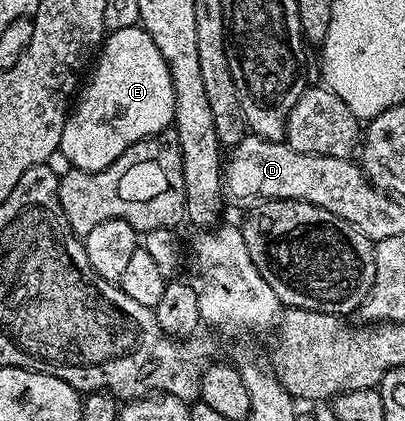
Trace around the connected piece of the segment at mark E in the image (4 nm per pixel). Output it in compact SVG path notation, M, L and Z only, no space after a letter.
M140 25L111 30L98 50L91 73L88 86L79 90L78 100L65 116L59 148L73 169L97 173L110 167L126 147L169 128L176 120L176 104L166 59Z

